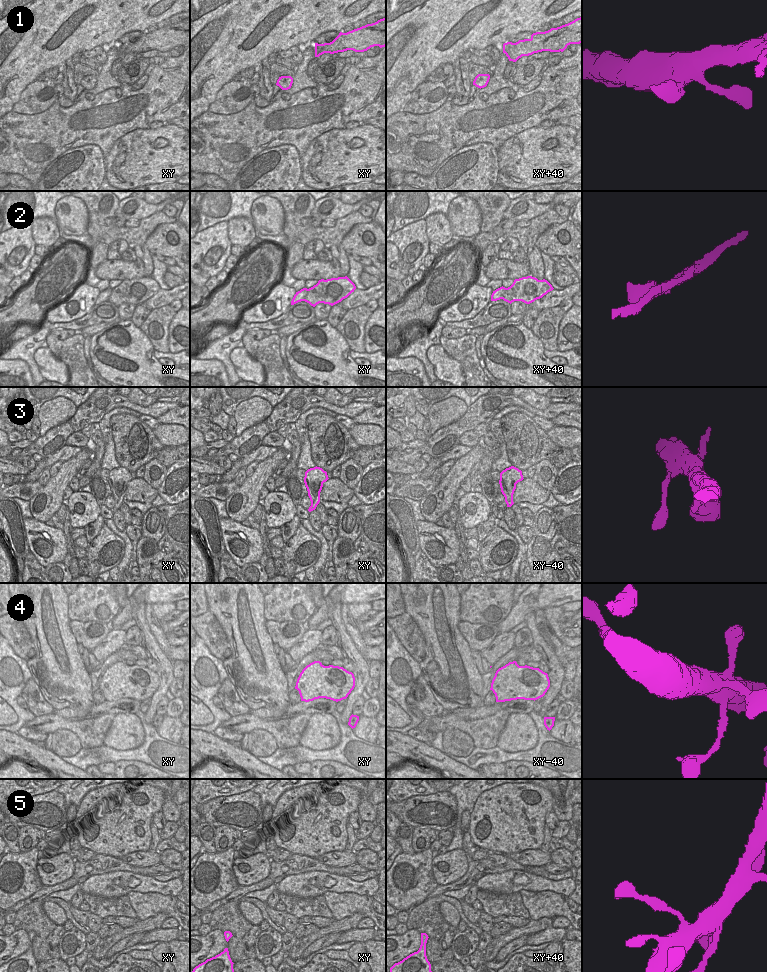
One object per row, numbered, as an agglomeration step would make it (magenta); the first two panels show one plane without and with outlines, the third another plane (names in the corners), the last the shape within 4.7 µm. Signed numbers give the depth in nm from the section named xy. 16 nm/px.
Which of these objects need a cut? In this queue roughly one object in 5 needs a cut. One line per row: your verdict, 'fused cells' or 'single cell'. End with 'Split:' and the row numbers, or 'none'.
1: single cell
2: single cell
3: single cell
4: single cell
5: single cell
Split: none

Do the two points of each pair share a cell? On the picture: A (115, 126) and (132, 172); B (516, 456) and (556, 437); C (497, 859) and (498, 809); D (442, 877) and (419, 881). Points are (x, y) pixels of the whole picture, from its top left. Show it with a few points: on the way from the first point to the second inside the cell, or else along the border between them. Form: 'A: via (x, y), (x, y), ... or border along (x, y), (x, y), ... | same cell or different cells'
A: border along (141, 128), (136, 128), (121, 136), (105, 156) | different cells
B: border along (545, 432), (559, 447) | different cells
C: border along (490, 852), (499, 852), (506, 855) | different cells
D: border along (432, 858), (432, 874), (438, 884) | different cells

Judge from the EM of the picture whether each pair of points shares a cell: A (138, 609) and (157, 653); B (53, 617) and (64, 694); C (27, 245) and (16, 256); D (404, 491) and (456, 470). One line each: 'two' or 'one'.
A: one
B: one
C: one
D: two

